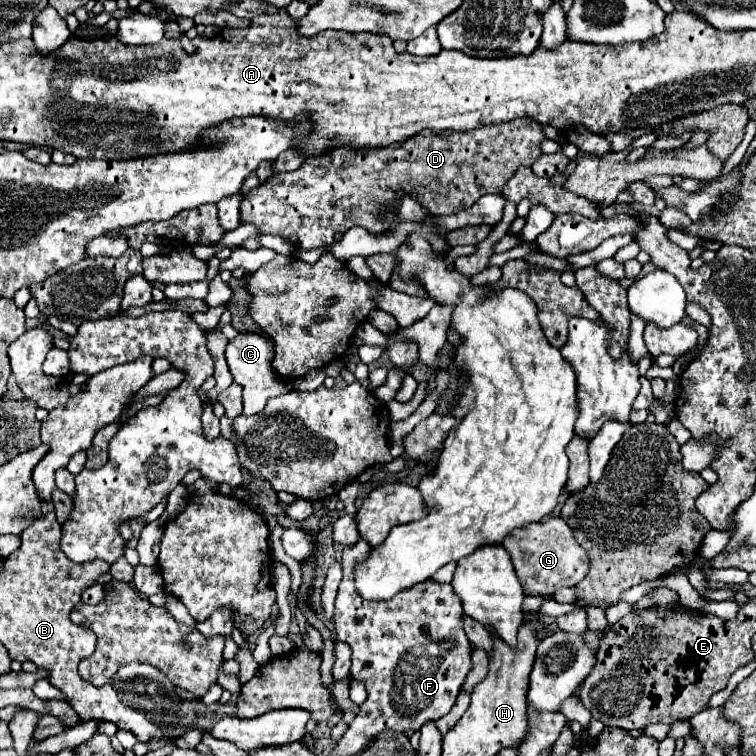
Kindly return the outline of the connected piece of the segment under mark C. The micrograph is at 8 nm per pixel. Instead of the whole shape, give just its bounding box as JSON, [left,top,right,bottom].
[226,332,294,416]

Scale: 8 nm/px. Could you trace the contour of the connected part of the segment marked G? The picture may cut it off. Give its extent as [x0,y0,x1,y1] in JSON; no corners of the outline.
[504,518,588,596]

